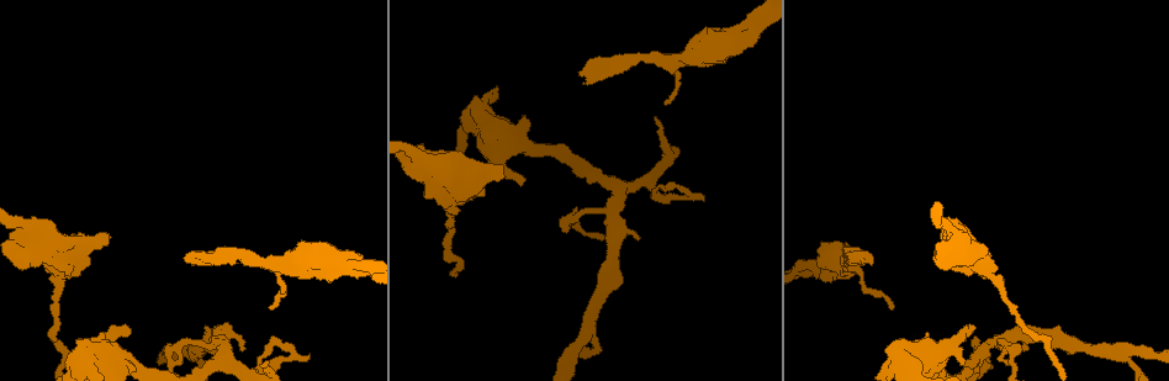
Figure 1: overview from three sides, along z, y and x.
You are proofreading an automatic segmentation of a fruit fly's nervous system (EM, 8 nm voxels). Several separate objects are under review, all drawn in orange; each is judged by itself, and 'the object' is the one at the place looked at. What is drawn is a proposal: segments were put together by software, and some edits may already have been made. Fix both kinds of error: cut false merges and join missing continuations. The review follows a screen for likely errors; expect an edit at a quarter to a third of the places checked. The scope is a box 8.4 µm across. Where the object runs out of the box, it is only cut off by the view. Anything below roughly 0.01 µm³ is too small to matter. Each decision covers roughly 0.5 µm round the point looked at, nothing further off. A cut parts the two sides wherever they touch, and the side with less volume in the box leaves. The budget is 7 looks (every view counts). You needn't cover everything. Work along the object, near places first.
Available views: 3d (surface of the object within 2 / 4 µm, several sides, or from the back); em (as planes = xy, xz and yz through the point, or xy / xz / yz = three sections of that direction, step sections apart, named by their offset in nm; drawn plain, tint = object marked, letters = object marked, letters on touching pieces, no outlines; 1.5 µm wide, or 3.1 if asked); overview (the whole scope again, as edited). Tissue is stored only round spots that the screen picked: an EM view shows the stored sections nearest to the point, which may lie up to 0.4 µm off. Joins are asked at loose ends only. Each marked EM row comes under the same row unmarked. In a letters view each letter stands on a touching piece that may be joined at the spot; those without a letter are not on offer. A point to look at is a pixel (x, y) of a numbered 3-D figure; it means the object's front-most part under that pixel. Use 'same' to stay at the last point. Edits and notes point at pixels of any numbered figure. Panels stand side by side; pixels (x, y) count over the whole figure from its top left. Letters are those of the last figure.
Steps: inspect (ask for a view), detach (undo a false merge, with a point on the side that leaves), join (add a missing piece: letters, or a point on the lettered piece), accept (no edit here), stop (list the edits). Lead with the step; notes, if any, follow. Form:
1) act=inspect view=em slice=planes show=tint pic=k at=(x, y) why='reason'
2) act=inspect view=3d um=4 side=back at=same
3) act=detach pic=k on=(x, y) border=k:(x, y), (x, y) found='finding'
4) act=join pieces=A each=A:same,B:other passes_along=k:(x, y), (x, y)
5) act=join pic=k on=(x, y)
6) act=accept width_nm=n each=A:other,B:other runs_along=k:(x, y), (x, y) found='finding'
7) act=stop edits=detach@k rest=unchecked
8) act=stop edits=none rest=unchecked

act=inspect view=3d um=4 pic=1 at=(815, 269) why='thick turns thin'

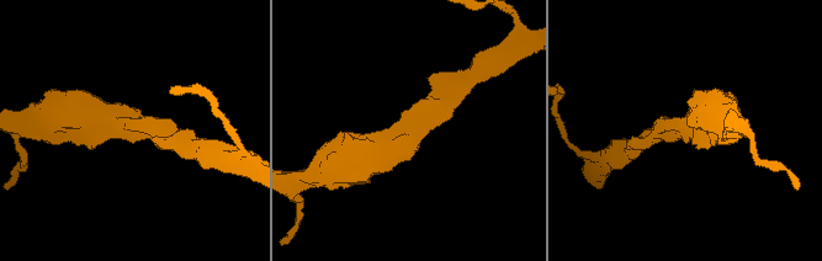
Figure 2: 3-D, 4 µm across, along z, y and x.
act=inspect view=em slice=yz step=4 show=letters pic=2 at=(143, 128) arm_widths_nm=200,500

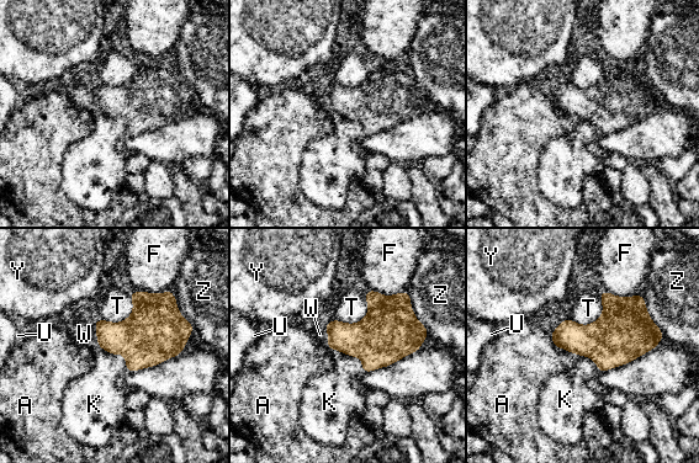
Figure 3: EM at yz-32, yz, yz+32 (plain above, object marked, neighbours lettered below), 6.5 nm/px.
act=accept longest_contact=T:280nm each=A:other,F:other,K:other,T:other,U:other,W:other,Y:other,Z:other border=3:(549, 333), (550, 340), (556, 347) found='all the same neuron'

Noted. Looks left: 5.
act=inspect view=3d um=2 pic=1 at=(973, 328) why='free end'

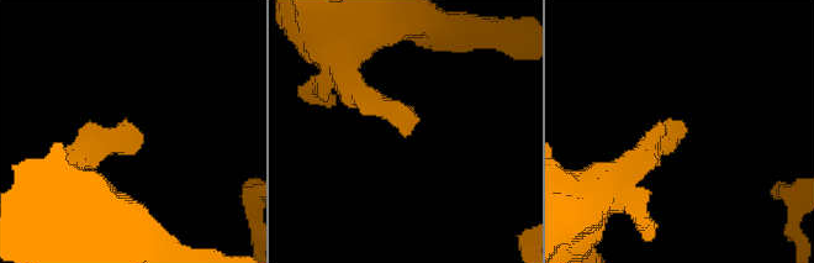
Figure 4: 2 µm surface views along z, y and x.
act=inspect view=em slice=planes show=letters pic=4 at=(683, 123)

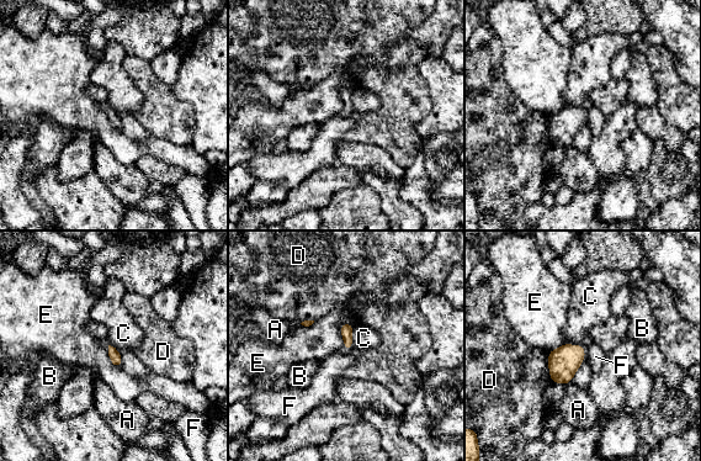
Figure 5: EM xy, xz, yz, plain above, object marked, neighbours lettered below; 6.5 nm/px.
act=accept each=A:other,B:other,C:other,D:other,E:other,F:other border=5:(583, 348), (585, 358) found='none of them fits'

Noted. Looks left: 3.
act=inspect view=em slice=planes show=letters pic=1 at=(500, 169) why='free end'

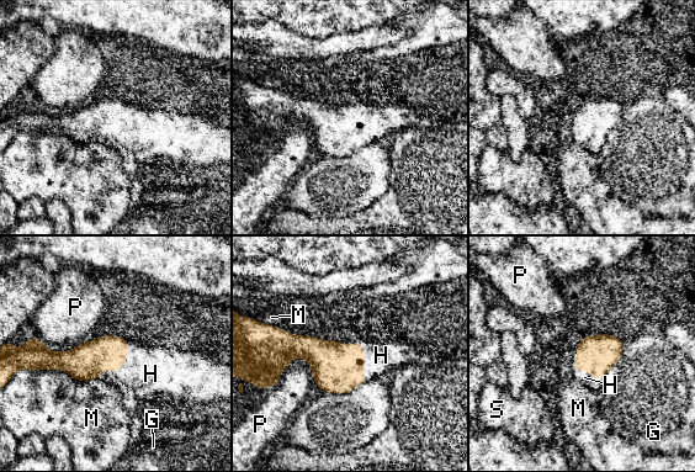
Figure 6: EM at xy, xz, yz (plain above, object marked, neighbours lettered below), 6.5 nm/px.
act=join pieces=H each=G:other,H:same,M:other,P:other,S:other passes_along=6:(337, 367), (364, 351), (381, 355) found='it goes on there'

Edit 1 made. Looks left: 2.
act=stop edits=join@6 rest=unchecked

